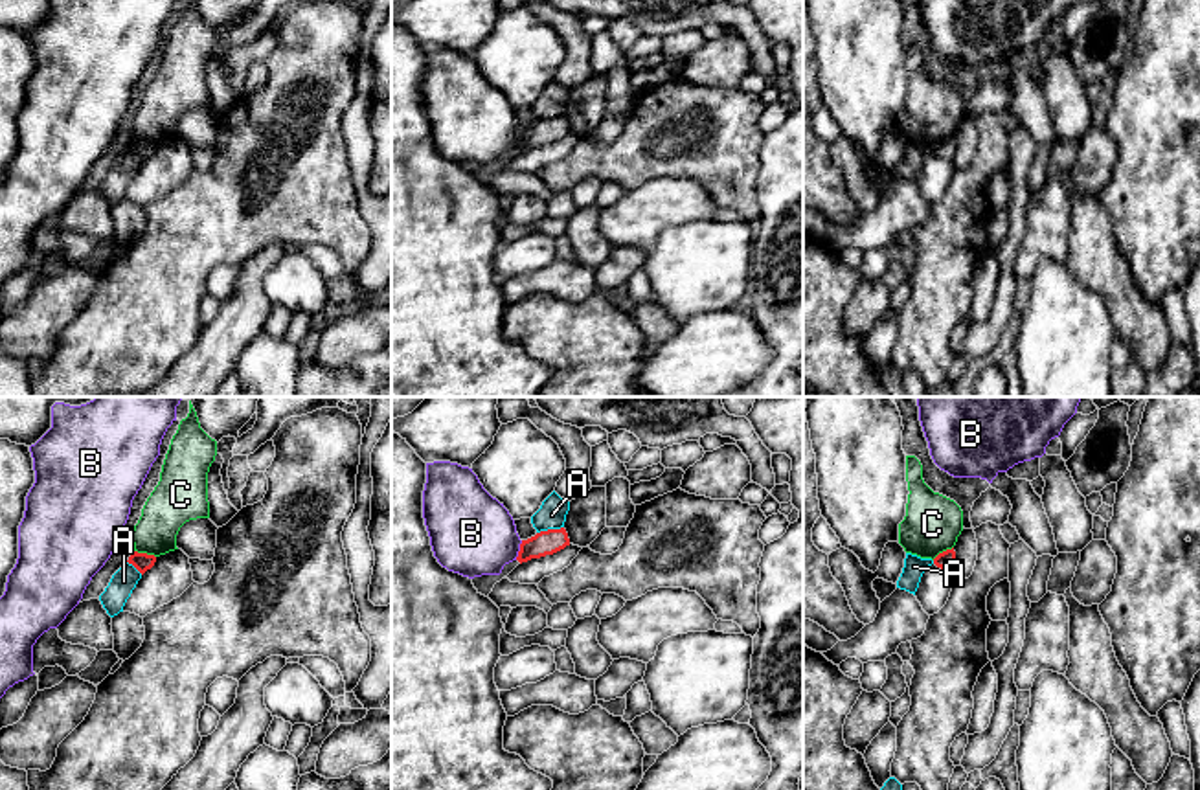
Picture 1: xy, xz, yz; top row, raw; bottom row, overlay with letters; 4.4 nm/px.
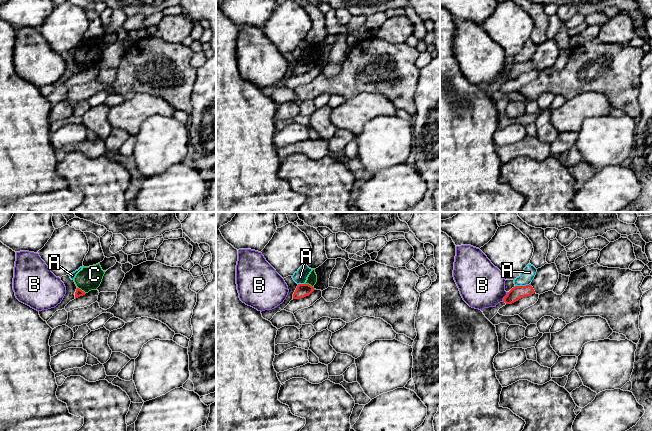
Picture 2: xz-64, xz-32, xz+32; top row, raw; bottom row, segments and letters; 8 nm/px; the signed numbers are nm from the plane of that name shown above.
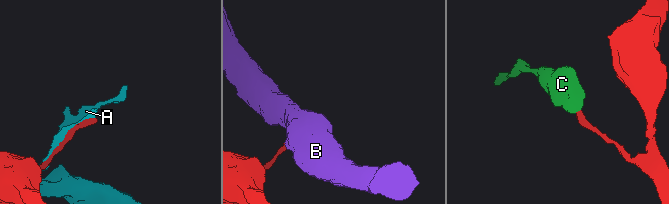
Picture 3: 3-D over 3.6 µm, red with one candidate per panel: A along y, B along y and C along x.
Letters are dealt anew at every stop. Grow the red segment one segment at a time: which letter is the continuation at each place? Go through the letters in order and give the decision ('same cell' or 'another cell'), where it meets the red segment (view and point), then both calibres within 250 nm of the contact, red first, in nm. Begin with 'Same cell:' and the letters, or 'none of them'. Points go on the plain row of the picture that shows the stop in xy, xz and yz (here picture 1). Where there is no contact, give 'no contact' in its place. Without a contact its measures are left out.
Same cell: none of them
A: another cell; meets red in xz at (550, 118); 110 nm thick on the red side, 130 nm on the other
B: another cell; meets red in xz at (520, 138); 110 nm thick on the red side, 360 nm on the other
C: another cell; meets red in xy at (146, 142); 80 nm thick on the red side, 200 nm on the other

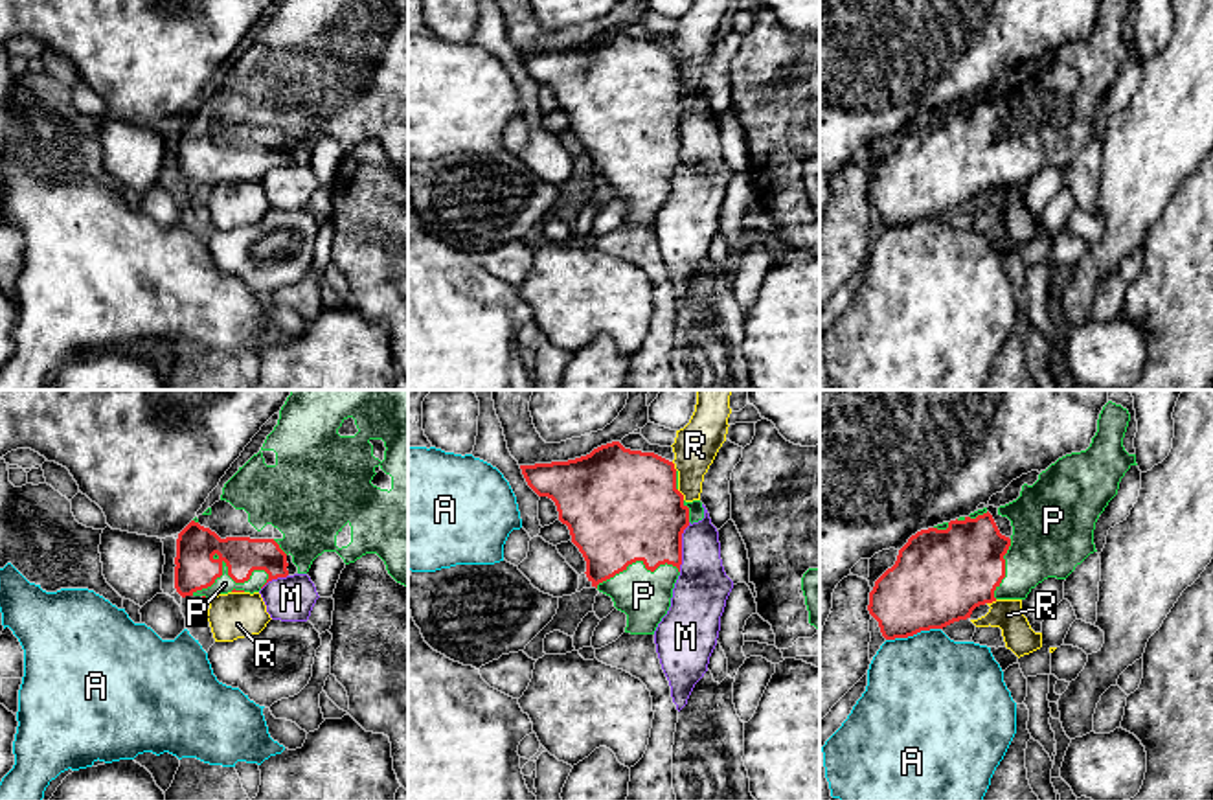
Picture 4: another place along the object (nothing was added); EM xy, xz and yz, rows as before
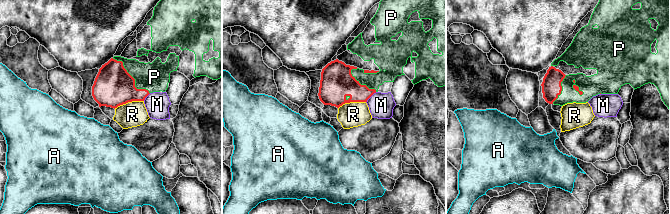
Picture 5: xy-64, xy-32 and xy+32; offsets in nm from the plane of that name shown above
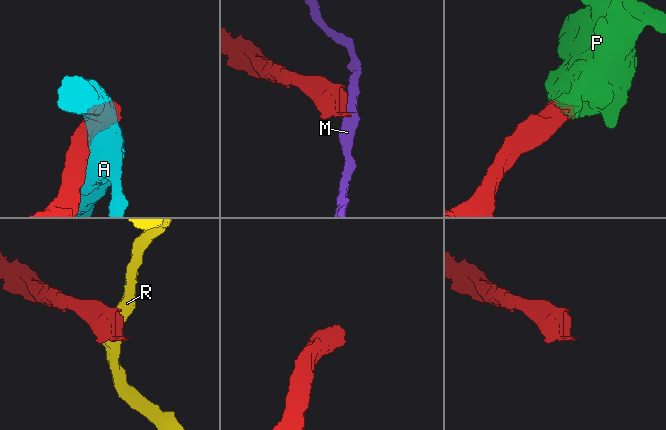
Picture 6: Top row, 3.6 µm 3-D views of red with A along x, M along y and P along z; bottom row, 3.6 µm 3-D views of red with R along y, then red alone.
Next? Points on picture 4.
Same cell: P
A: another cell; meets red in yz at (912, 223); 380 nm thick on the red side, 500 nm on the other
M: another cell; meets red in xz at (680, 135); 420 nm thick on the red side, 240 nm on the other
P: same cell; meets red in xy at (228, 159); 180 nm thick on the red side, 80 nm on the other
R: another cell; meets red in xz at (682, 83); 460 nm thick on the red side, 190 nm on the other

